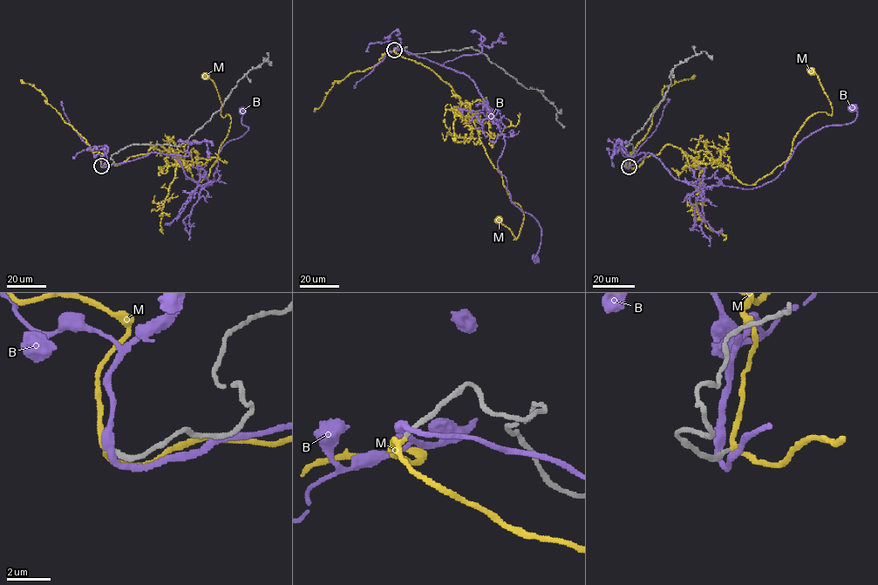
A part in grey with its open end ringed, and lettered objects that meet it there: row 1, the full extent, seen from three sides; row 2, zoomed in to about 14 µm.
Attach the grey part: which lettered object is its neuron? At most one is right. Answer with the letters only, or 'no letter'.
M

